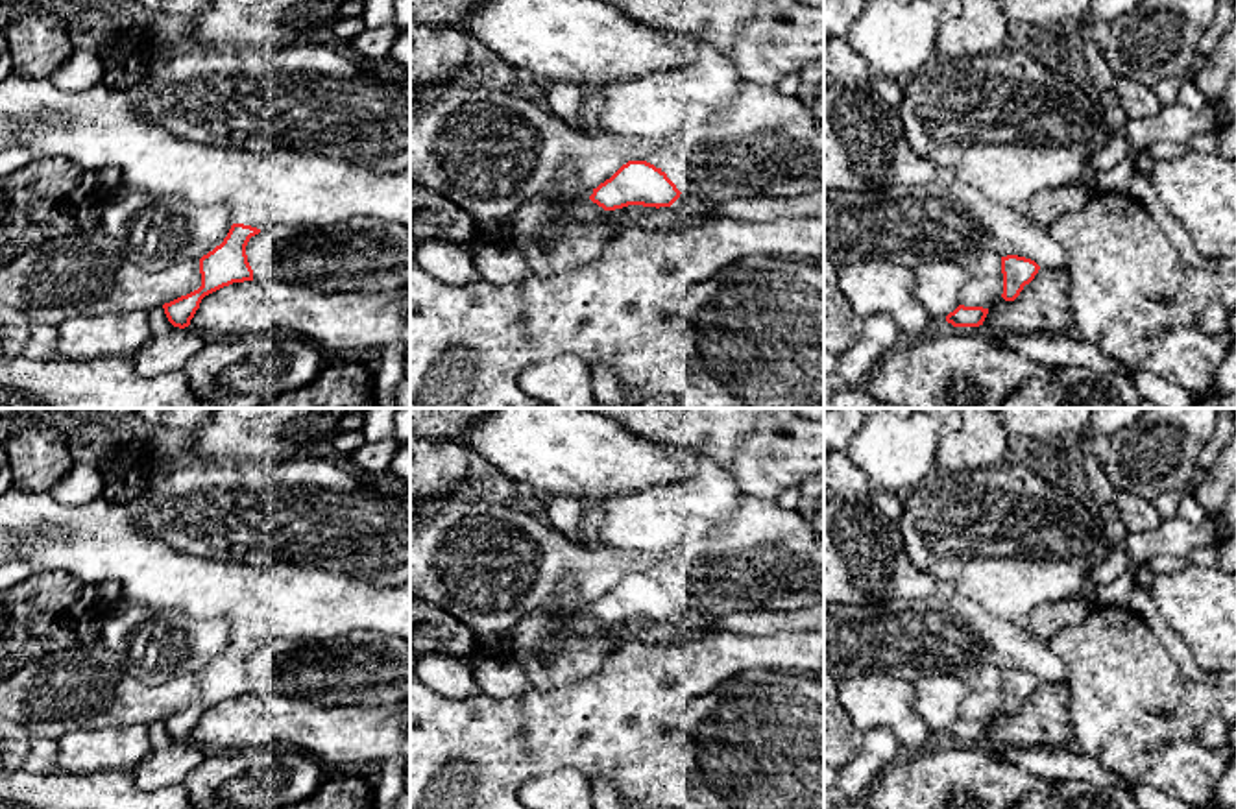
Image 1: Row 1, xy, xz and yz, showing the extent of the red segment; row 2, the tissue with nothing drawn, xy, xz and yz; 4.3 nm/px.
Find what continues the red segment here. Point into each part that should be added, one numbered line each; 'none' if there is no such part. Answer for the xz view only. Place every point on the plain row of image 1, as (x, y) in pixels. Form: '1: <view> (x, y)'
none

